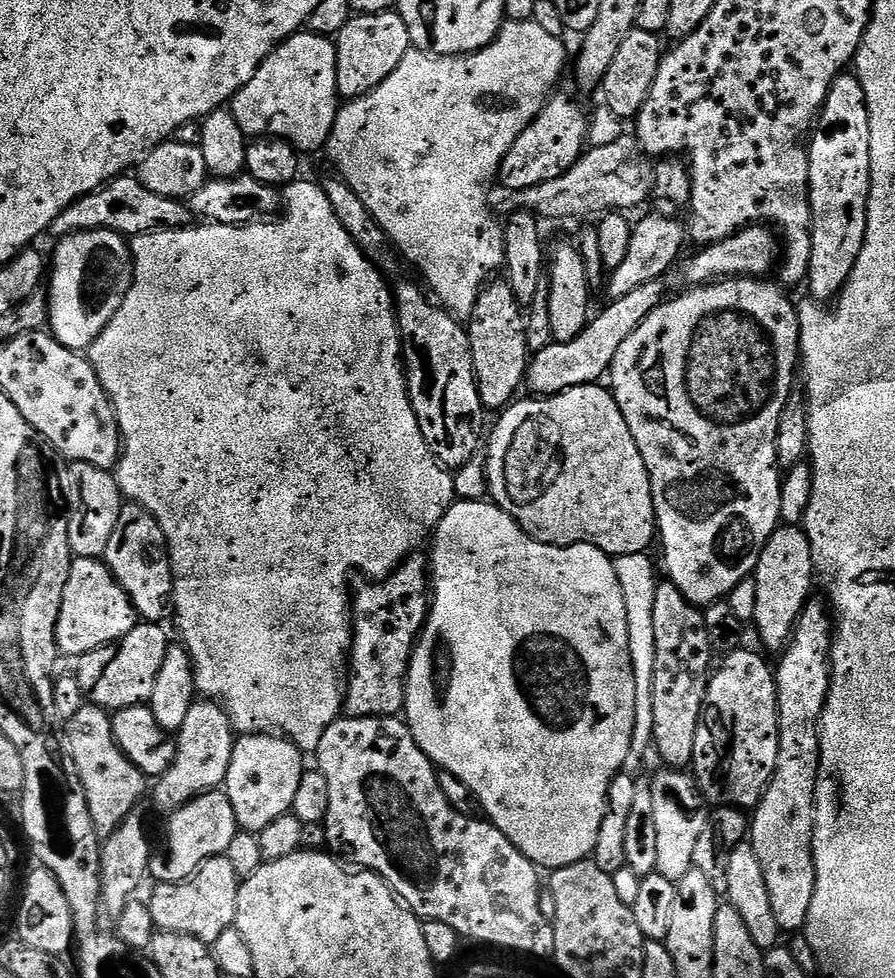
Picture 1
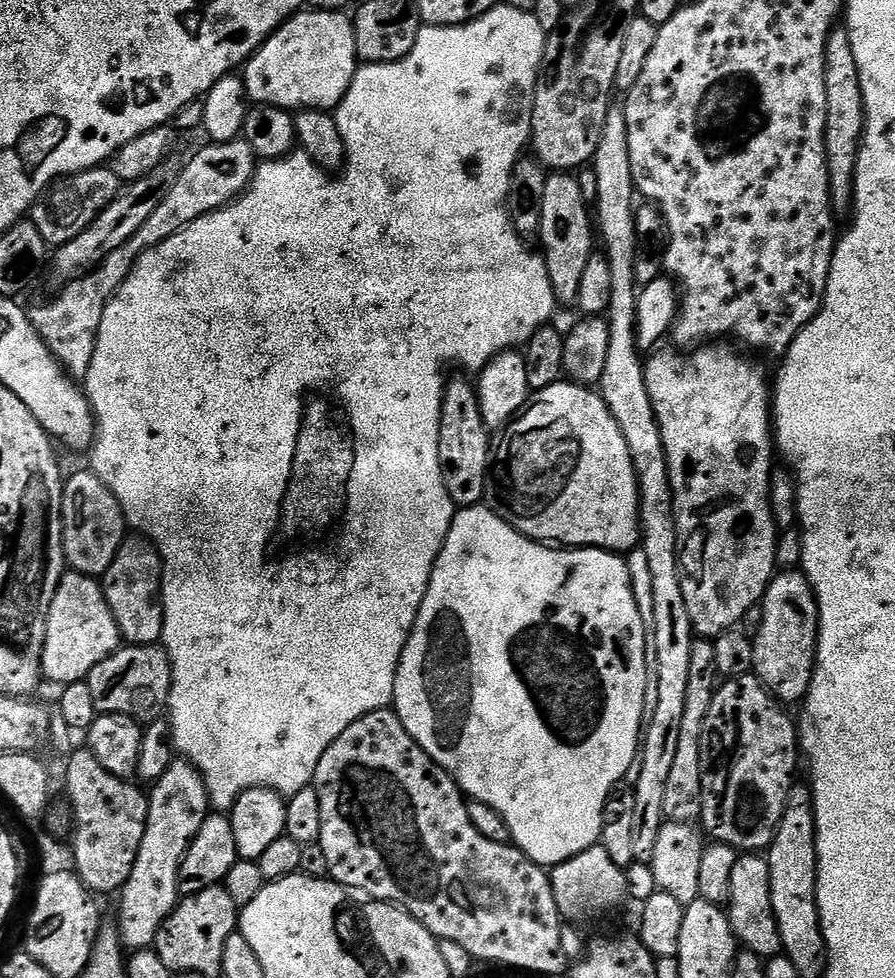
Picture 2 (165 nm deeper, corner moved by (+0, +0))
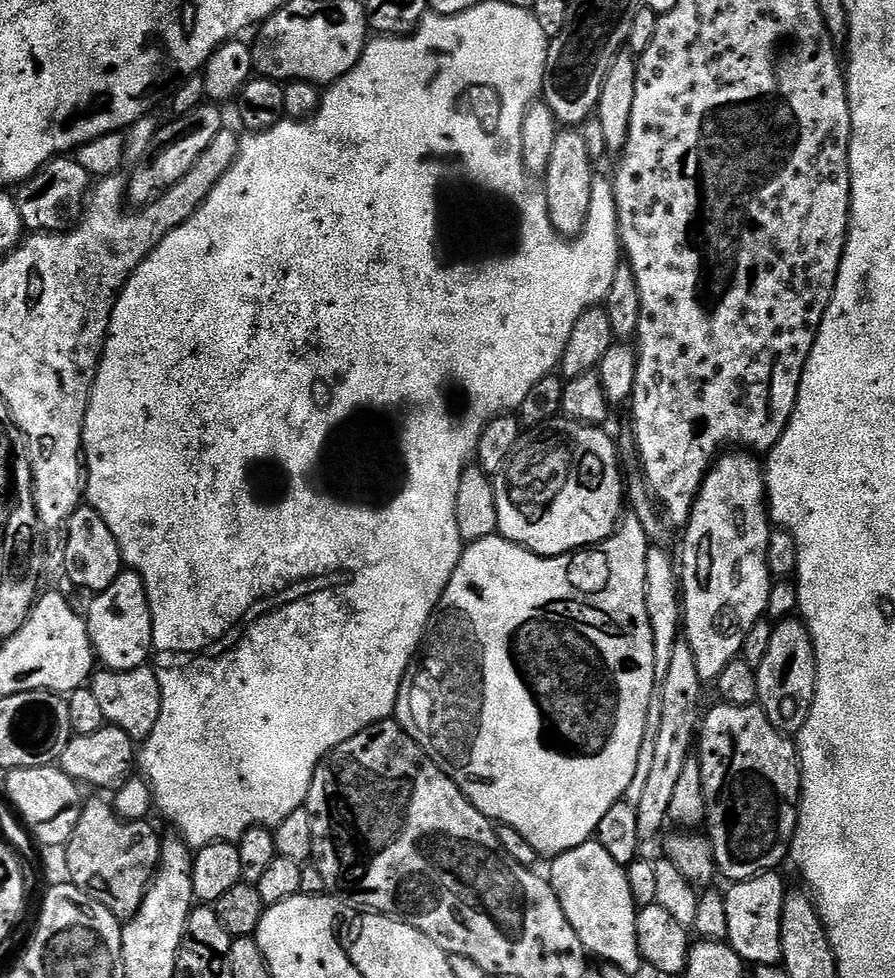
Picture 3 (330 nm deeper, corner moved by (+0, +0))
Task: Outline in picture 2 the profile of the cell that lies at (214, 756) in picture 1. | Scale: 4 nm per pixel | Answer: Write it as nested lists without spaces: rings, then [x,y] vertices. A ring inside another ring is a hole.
[[[183,758],[173,762],[166,770],[166,774],[162,774],[162,778],[155,781],[151,788],[152,792],[150,791],[148,796],[146,834],[142,834],[142,846],[138,846],[138,858],[134,858],[134,870],[130,870],[130,878],[124,883],[118,896],[120,899],[118,931],[123,947],[128,950],[148,950],[155,945],[160,927],[166,923],[169,914],[175,910],[181,899],[180,867],[184,856],[190,850],[198,830],[202,830],[202,822],[210,814],[208,791],[200,776],[200,771]]]

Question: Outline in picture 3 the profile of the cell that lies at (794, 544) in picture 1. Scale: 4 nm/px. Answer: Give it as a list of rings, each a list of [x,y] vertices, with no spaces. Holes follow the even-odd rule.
[[[785,618],[772,624],[766,654],[756,668],[758,707],[778,731],[799,734],[812,709],[816,693],[816,651],[808,625],[800,618]]]

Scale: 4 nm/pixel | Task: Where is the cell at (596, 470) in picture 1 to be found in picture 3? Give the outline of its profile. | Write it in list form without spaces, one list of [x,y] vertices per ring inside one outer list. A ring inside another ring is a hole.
[[[555,418],[541,424],[540,427],[525,431],[519,442],[510,450],[504,467],[498,473],[496,486],[496,505],[498,506],[498,532],[499,535],[528,548],[540,556],[566,556],[581,548],[591,548],[594,544],[600,544],[608,536],[616,531],[621,519],[622,511],[626,504],[626,482],[622,477],[622,462],[618,457],[618,444],[615,439],[604,433],[605,429],[600,426],[580,423],[577,420],[567,418]]]

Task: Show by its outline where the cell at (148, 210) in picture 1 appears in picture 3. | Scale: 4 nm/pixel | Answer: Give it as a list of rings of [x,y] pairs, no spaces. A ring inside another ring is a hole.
[[[67,155],[56,157],[55,160],[48,161],[44,167],[40,168],[33,176],[24,181],[15,189],[16,205],[18,214],[22,214],[22,222],[29,233],[38,232],[66,232],[69,228],[76,227],[80,223],[80,217],[84,215],[84,206],[90,191],[90,177],[82,166],[78,166],[75,158]]]

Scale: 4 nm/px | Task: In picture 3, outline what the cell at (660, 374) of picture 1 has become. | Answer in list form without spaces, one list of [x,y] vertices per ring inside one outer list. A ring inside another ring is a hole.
[[[728,450],[723,453],[708,469],[706,478],[702,482],[700,492],[696,495],[696,501],[692,503],[692,513],[686,527],[683,529],[684,545],[680,548],[680,560],[678,558],[678,579],[682,593],[682,636],[690,646],[694,654],[694,662],[698,668],[701,681],[714,682],[730,662],[740,656],[742,646],[746,642],[746,634],[750,634],[750,626],[758,622],[767,613],[770,590],[774,583],[773,577],[769,575],[766,564],[766,548],[768,534],[770,531],[770,517],[766,507],[766,493],[764,491],[764,469],[761,461],[755,455],[744,450]]]

